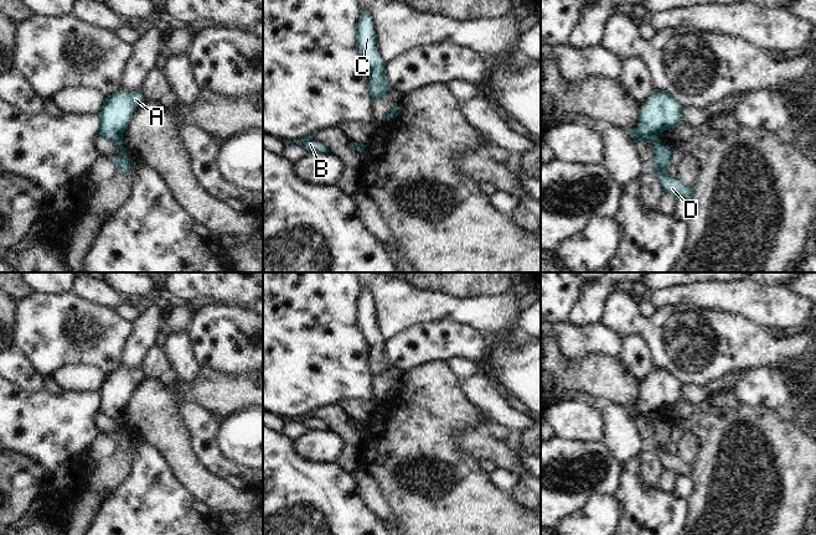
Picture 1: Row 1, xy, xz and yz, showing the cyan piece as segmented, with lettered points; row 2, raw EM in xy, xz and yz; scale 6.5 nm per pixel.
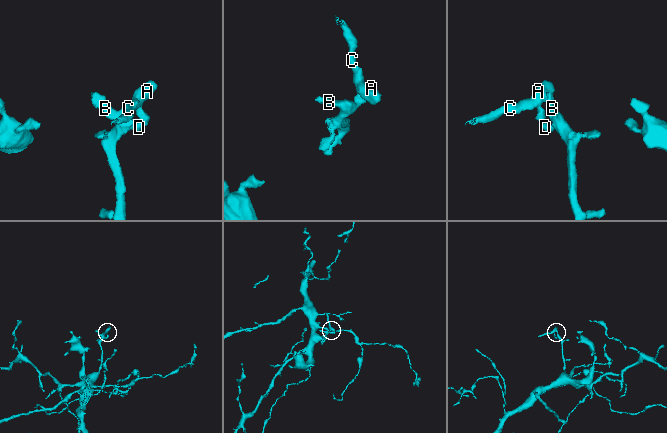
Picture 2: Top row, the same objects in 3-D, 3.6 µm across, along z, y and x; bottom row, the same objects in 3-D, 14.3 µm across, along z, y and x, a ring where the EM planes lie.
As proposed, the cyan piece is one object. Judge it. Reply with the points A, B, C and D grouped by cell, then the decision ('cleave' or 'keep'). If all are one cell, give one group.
groups A C / B D; cleave

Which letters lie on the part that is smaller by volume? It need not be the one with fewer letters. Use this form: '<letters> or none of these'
A, C

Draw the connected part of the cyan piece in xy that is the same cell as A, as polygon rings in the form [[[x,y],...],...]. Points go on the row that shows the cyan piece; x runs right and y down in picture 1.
[[[115,92],[105,98],[98,120],[98,136],[112,142],[123,141],[125,129],[133,111],[145,99],[136,92]]]

